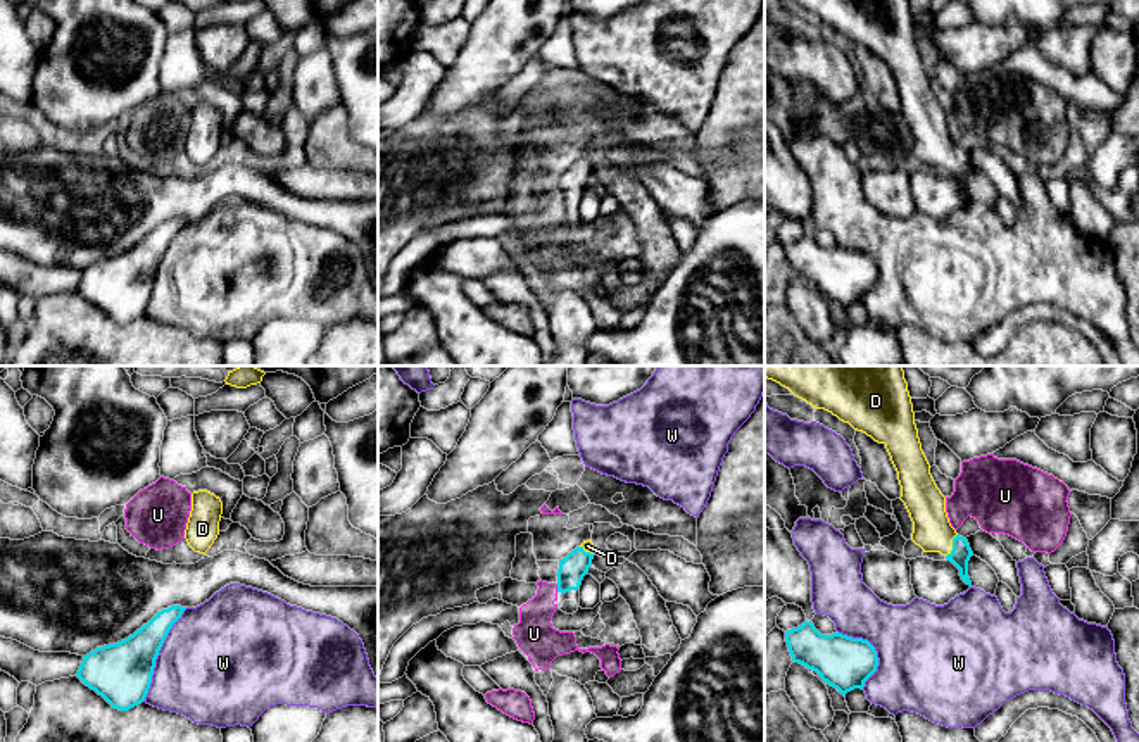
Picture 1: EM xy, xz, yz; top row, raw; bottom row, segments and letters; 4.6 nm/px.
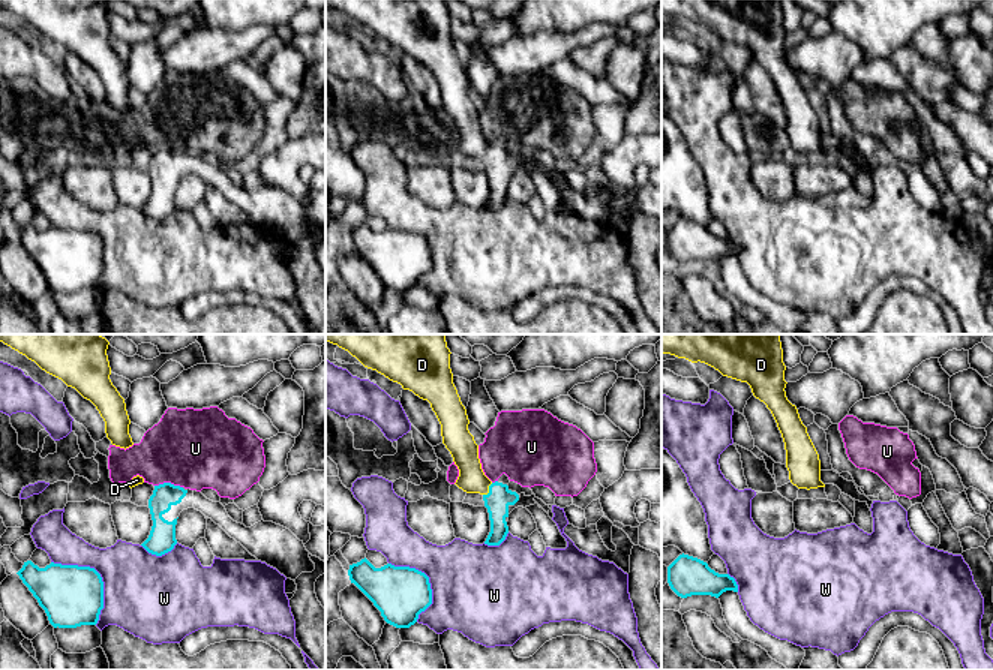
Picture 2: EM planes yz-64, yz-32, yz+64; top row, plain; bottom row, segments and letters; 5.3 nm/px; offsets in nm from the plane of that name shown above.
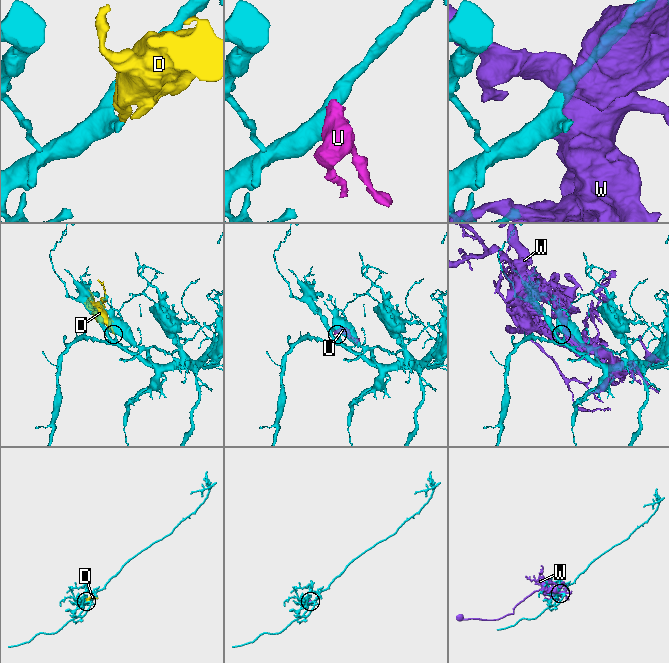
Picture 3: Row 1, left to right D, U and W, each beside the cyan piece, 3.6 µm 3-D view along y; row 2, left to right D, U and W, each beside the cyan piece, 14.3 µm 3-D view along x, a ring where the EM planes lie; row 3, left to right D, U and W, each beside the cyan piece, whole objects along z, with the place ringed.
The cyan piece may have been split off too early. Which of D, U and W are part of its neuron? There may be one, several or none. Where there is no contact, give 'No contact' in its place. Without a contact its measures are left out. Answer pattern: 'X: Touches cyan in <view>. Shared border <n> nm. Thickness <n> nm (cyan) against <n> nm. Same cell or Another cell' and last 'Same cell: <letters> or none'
D: Touches cyan in yz. Shared border 120 nm. Thickness 90 nm (cyan) against 180 nm. Same cell
U: Touches cyan in xz. Shared border 40 nm. Thickness 130 nm (cyan) against 180 nm. Another cell
W: Touches cyan in xy. Shared border 480 nm. Thickness 280 nm (cyan) against 500 nm. Another cell
Same cell: D

